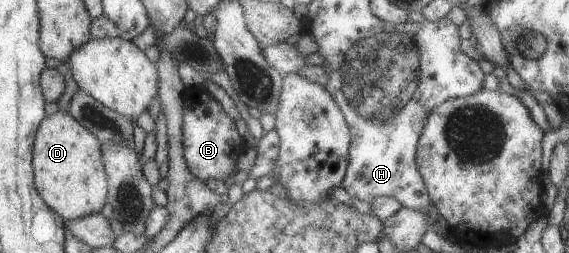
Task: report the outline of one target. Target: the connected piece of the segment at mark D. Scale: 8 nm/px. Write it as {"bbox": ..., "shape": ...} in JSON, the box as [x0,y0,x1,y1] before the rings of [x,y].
{"bbox":[33,111,109,221],"shape":[[[58,111],[40,122],[33,153],[34,183],[50,209],[64,221],[101,213],[109,192],[109,179],[102,163],[101,141],[82,127],[70,112]]]}

